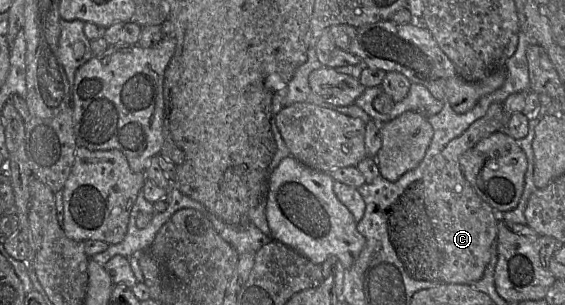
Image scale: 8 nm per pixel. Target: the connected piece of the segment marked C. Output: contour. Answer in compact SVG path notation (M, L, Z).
M493 102L489 105L484 116L473 122L461 135L449 141L446 146L431 159L423 173L421 181L425 187L425 204L427 214L433 225L438 246L442 253L440 279L444 283L471 285L482 278L492 258L493 247L497 240L500 217L499 214L476 193L467 181L461 169L460 158L480 140L495 132L504 131L504 128L503 105Z

